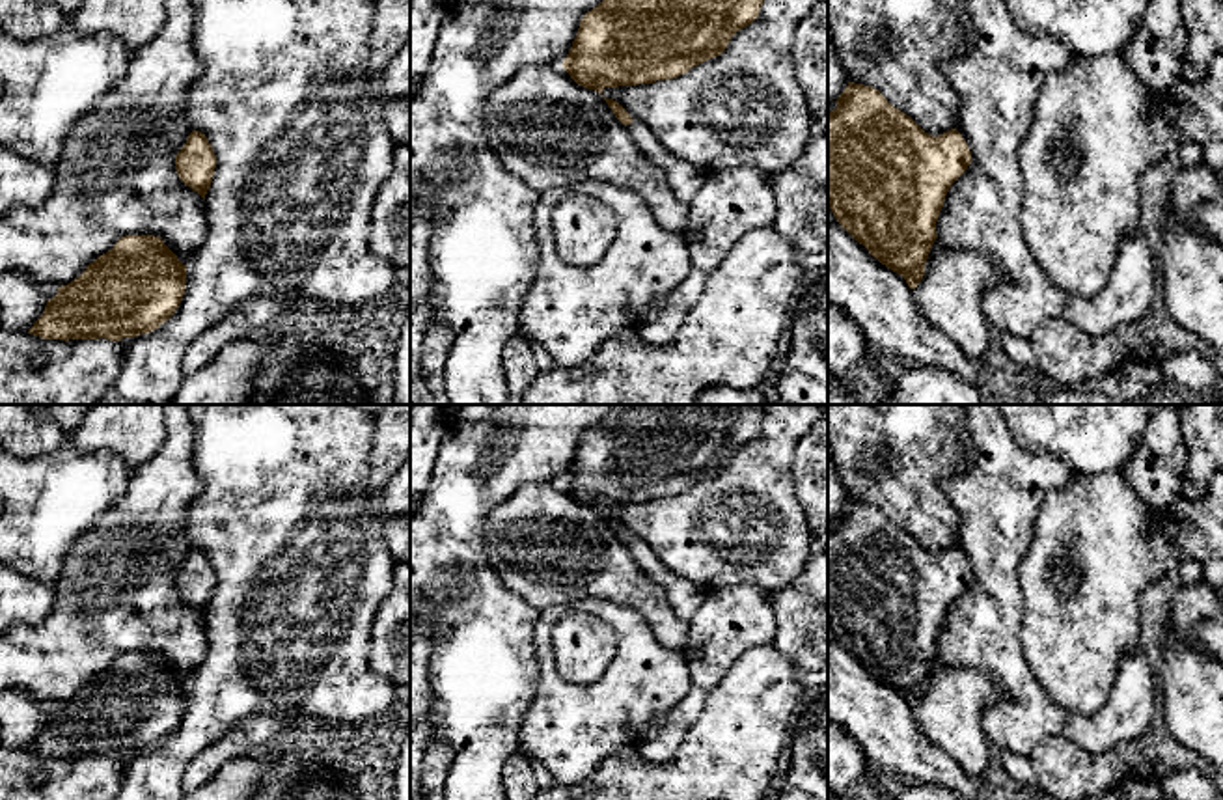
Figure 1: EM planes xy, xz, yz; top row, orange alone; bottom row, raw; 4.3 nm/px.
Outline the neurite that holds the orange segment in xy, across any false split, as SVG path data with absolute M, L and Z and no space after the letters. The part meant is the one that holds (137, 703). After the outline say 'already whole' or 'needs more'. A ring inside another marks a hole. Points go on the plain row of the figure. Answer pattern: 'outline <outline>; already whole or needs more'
outline M125 653L71 701L58 705L28 752L110 757L149 752L179 725L186 683L155 653Z; already whole

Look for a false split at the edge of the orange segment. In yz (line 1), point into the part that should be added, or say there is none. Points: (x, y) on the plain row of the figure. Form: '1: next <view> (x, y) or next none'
1: next none

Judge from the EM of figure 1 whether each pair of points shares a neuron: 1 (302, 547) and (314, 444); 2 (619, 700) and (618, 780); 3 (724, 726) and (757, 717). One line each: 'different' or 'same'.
1: same
2: different
3: same

